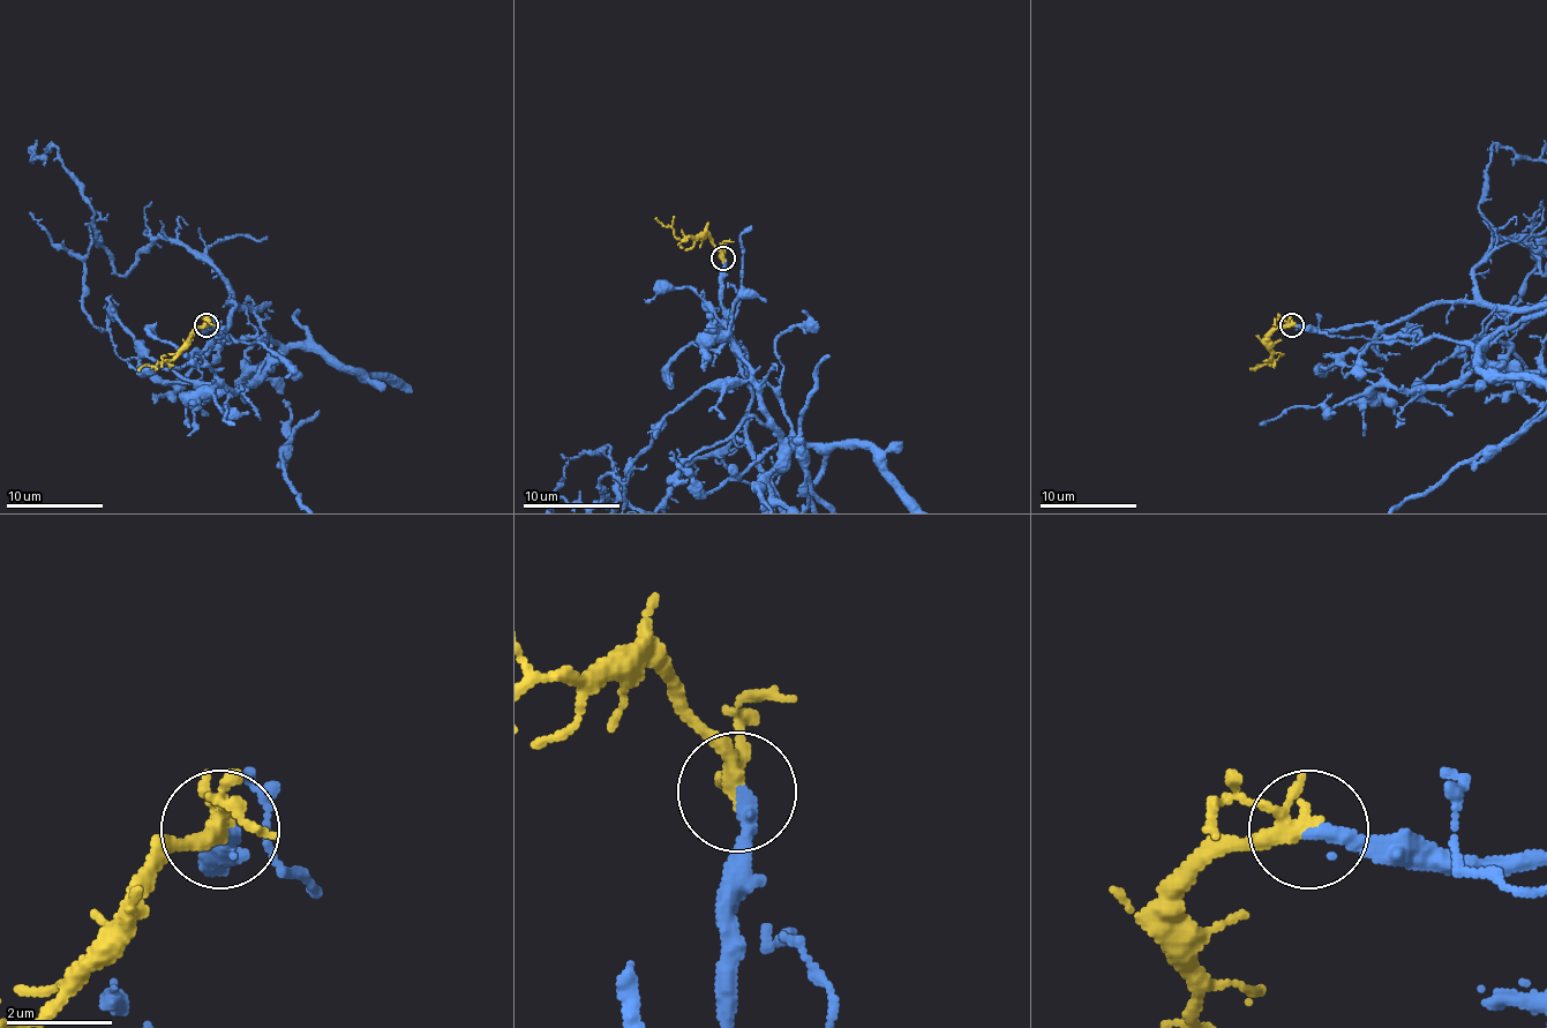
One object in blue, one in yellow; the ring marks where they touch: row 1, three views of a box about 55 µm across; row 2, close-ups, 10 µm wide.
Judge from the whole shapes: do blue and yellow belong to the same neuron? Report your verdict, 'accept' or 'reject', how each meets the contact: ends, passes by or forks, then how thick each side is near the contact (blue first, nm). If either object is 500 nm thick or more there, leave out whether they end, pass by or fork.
accept | blue ends | yellow passes by | 280/300 nm

